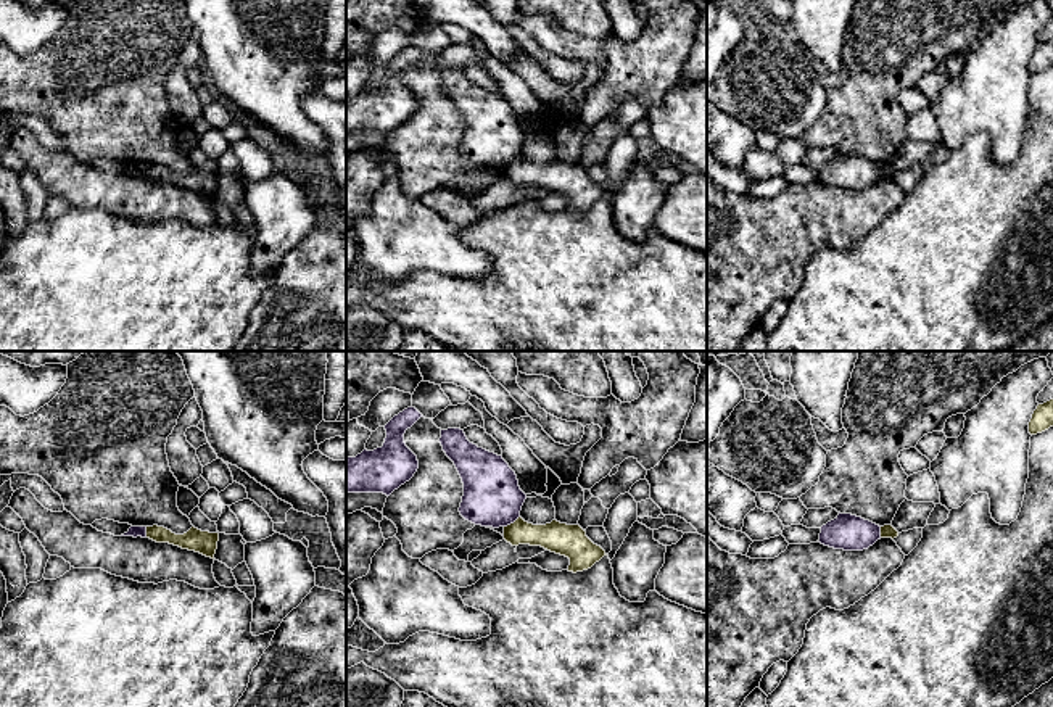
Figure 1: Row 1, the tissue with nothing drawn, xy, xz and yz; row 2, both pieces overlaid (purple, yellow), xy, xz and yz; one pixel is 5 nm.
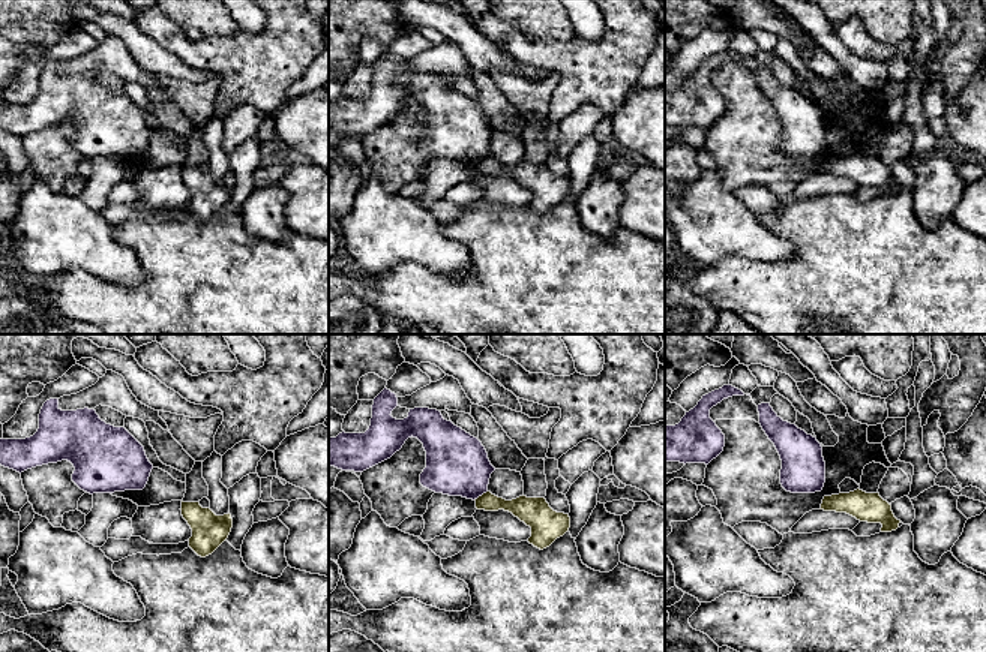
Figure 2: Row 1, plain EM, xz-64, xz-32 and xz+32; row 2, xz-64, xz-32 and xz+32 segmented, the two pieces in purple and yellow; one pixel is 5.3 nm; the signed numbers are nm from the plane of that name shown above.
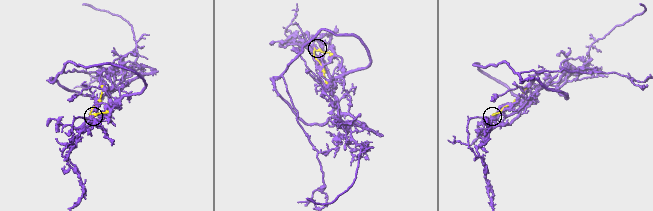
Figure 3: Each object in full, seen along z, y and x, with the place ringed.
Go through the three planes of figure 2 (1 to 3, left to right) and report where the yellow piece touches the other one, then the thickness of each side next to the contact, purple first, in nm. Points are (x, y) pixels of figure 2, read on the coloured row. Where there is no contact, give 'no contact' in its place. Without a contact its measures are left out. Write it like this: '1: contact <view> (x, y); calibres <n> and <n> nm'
1: no contact
2: contact xz-32 (479, 495); calibres 340 and 120 nm
3: no contact

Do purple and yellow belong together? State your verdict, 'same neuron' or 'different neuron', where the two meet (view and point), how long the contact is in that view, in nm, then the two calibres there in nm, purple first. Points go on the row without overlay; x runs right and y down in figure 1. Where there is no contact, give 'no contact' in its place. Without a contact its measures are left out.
different neuron; meets purple in xz at (511, 161); contact 100 nm long; 280 nm thick on the purple side, 150 nm on the other

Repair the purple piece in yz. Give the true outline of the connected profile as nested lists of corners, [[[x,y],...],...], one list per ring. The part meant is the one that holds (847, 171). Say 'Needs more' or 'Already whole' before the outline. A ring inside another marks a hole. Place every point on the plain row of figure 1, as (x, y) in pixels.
Already whole. [[[840,153],[821,166],[820,180],[844,190],[863,190],[881,179],[881,166],[852,153]]]

